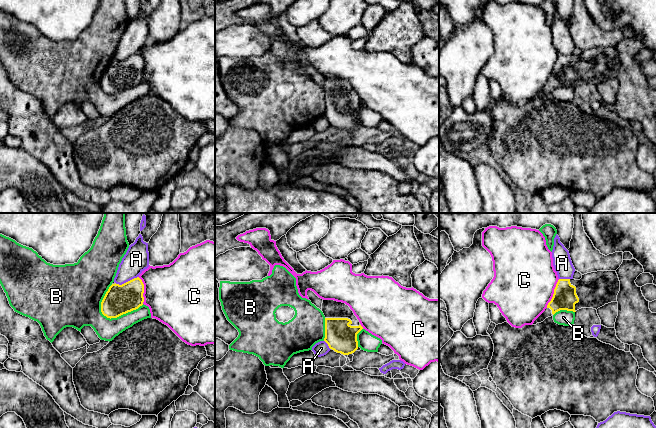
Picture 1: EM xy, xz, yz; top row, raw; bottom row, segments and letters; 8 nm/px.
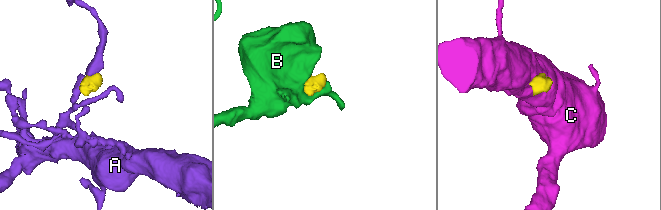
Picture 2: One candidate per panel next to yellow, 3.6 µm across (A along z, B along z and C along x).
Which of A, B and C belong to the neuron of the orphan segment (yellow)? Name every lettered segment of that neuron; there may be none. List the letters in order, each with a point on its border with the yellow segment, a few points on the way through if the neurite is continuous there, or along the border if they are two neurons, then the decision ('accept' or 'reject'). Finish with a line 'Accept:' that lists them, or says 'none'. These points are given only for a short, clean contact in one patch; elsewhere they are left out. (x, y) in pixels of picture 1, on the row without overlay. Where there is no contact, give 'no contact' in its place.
A: xy (126, 58) | along xy (138, 52), (121, 60), (115, 59) | reject
B: xy (121, 90) | reject
C: yz (554, 69) | along yz (559, 55), (553, 72), (546, 83) | reject
Accept: none

